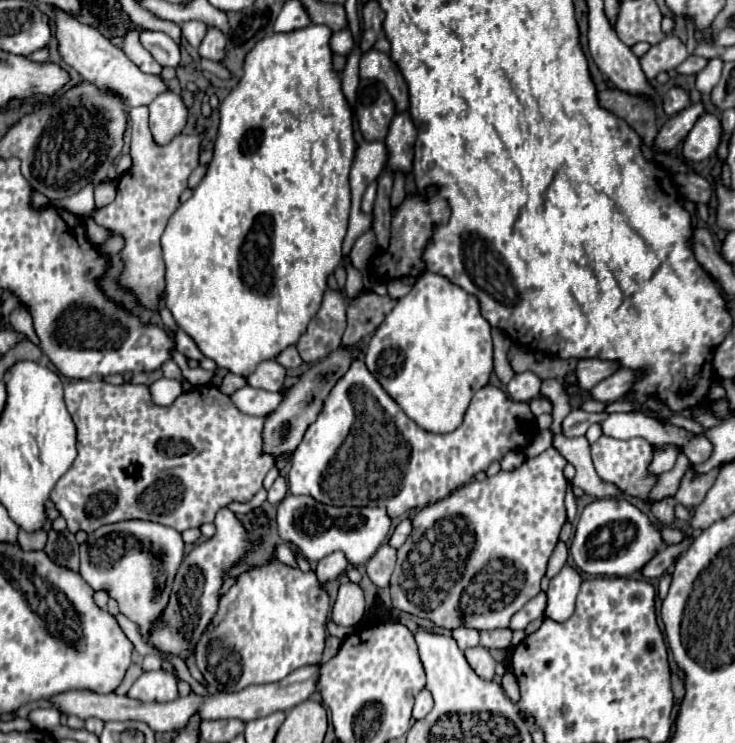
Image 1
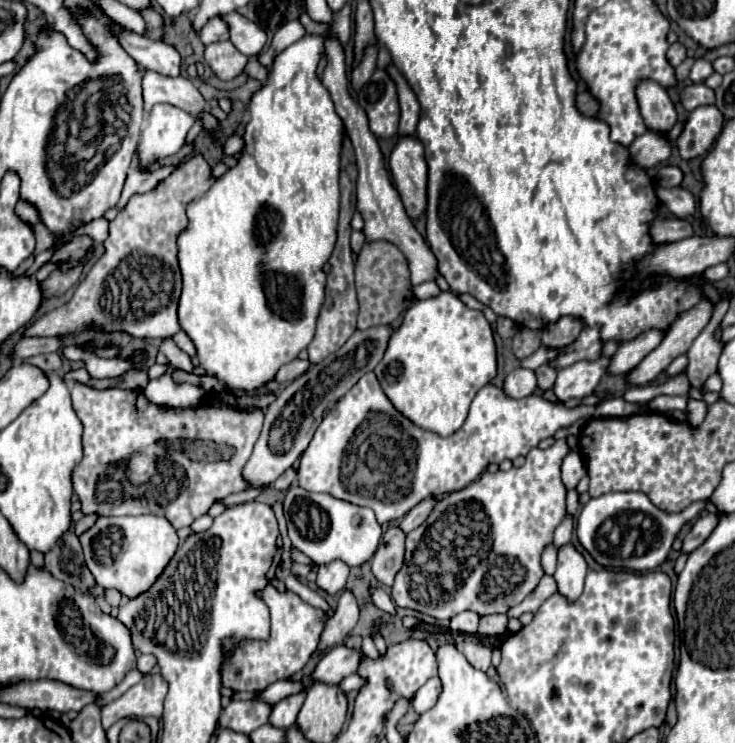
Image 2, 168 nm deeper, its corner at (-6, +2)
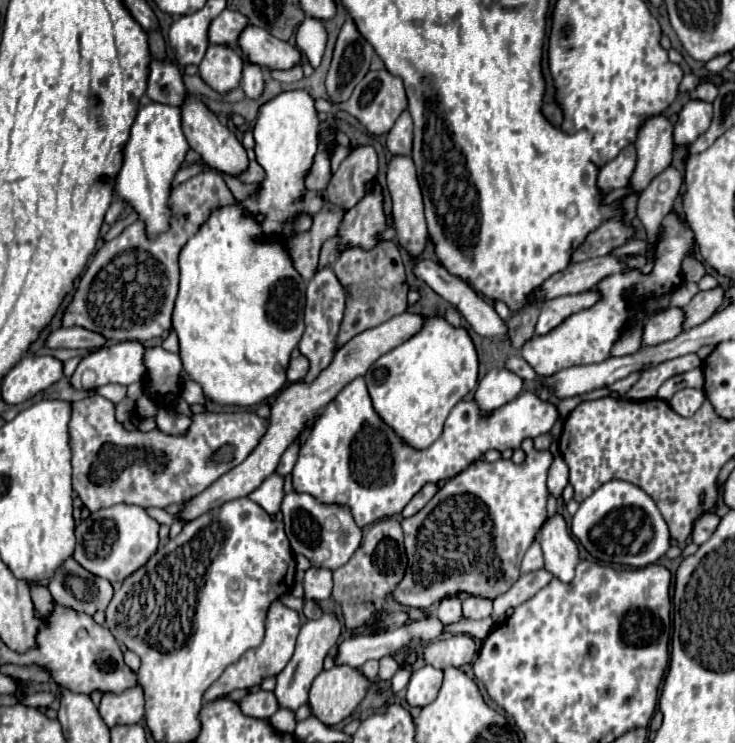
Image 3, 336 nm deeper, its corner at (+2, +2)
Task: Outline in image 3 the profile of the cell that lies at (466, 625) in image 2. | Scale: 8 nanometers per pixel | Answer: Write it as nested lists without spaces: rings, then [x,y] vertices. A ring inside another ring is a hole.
[[[445,599],[441,601],[439,609],[437,609],[437,617],[451,625],[451,623],[457,623],[461,617],[463,617],[463,611],[461,611],[461,601],[459,599]]]

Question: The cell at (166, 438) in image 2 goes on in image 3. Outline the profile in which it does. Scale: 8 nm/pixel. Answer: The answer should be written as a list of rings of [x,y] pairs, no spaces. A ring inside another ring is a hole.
[[[93,395],[73,403],[73,419],[69,421],[69,445],[71,445],[71,465],[73,465],[73,489],[89,511],[99,511],[117,503],[129,503],[139,507],[161,507],[171,503],[181,503],[199,495],[221,475],[243,463],[249,453],[265,435],[269,421],[261,419],[255,411],[235,411],[235,413],[199,413],[183,437],[163,435],[153,429],[149,433],[125,431],[121,423],[115,421],[115,407],[105,397]]]

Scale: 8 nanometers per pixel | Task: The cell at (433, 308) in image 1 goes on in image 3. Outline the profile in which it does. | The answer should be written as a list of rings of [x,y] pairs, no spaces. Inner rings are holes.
[[[427,317],[423,329],[379,357],[365,379],[377,415],[409,447],[425,449],[441,435],[449,411],[477,387],[477,353],[463,327]]]

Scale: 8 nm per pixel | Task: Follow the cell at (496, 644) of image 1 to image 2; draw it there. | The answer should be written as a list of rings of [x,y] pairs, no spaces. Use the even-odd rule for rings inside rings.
[[[487,615],[479,621],[479,635],[485,637],[497,637],[507,633],[507,615]]]

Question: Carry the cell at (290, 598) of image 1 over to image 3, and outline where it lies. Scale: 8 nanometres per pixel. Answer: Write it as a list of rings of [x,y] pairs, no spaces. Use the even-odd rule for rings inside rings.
[[[275,601],[269,607],[269,613],[267,613],[267,631],[265,631],[263,643],[259,647],[255,647],[255,649],[249,649],[237,663],[229,665],[223,671],[223,675],[205,691],[205,699],[211,701],[211,699],[215,699],[219,695],[225,695],[225,693],[231,693],[235,689],[251,689],[251,687],[259,685],[263,679],[275,677],[287,665],[287,661],[293,655],[299,627],[301,627],[299,615],[293,609],[285,607],[281,601]]]

